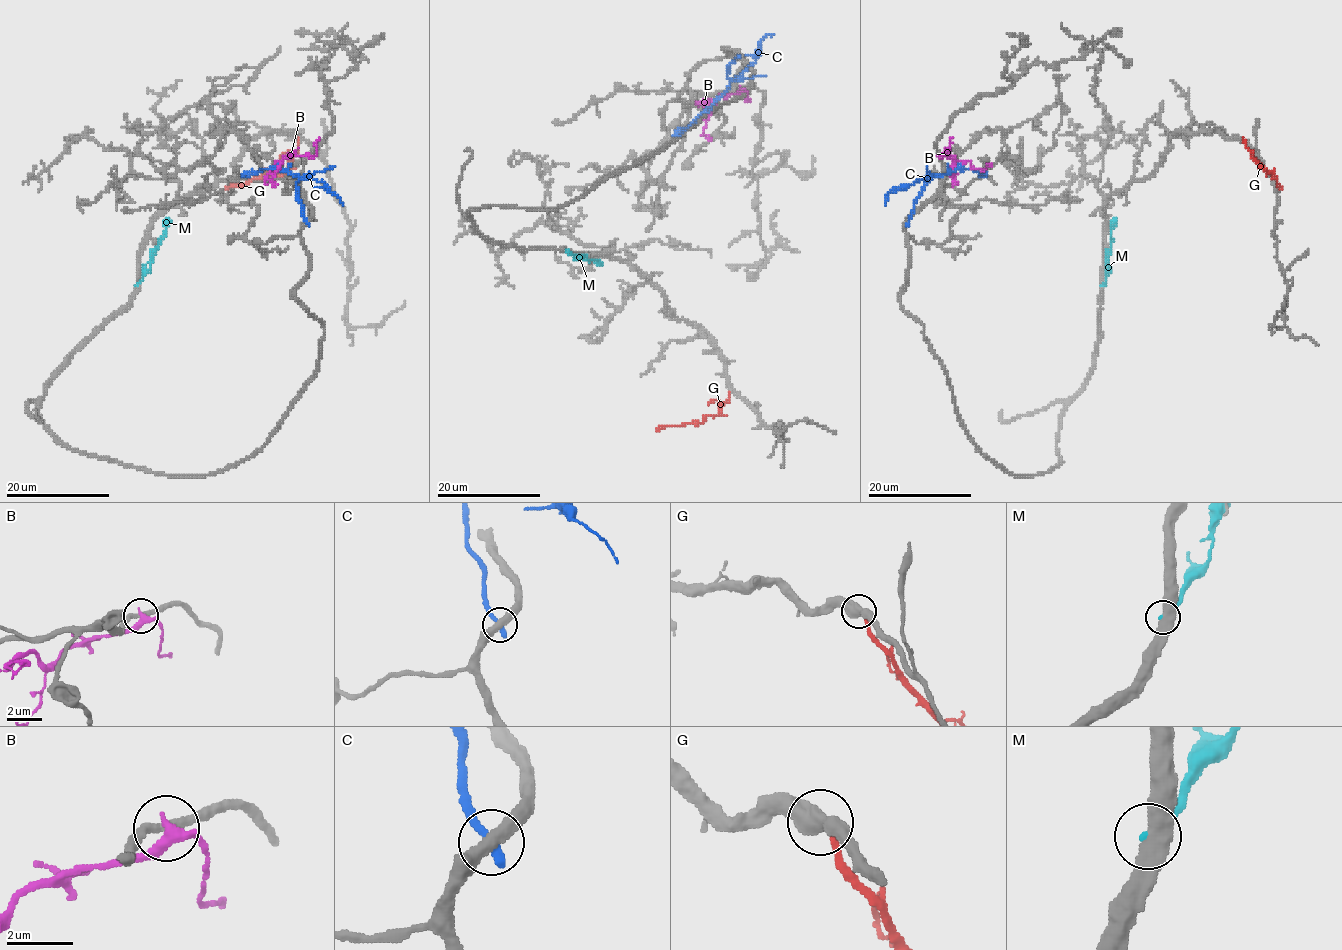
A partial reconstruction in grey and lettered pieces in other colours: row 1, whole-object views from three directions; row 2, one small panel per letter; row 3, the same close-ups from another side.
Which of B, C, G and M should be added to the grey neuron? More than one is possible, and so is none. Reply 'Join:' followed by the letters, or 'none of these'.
Join: G

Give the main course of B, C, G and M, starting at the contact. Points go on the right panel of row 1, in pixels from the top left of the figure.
B: (939, 156), (968, 161), (974, 169), (991, 164)
C: (907, 222), (913, 202), (932, 176), (963, 166), (987, 176)
G: (1242, 139), (1267, 174), (1270, 172), (1273, 174), (1280, 190)
M: (1103, 285), (1106, 253), (1111, 244), (1115, 218)

